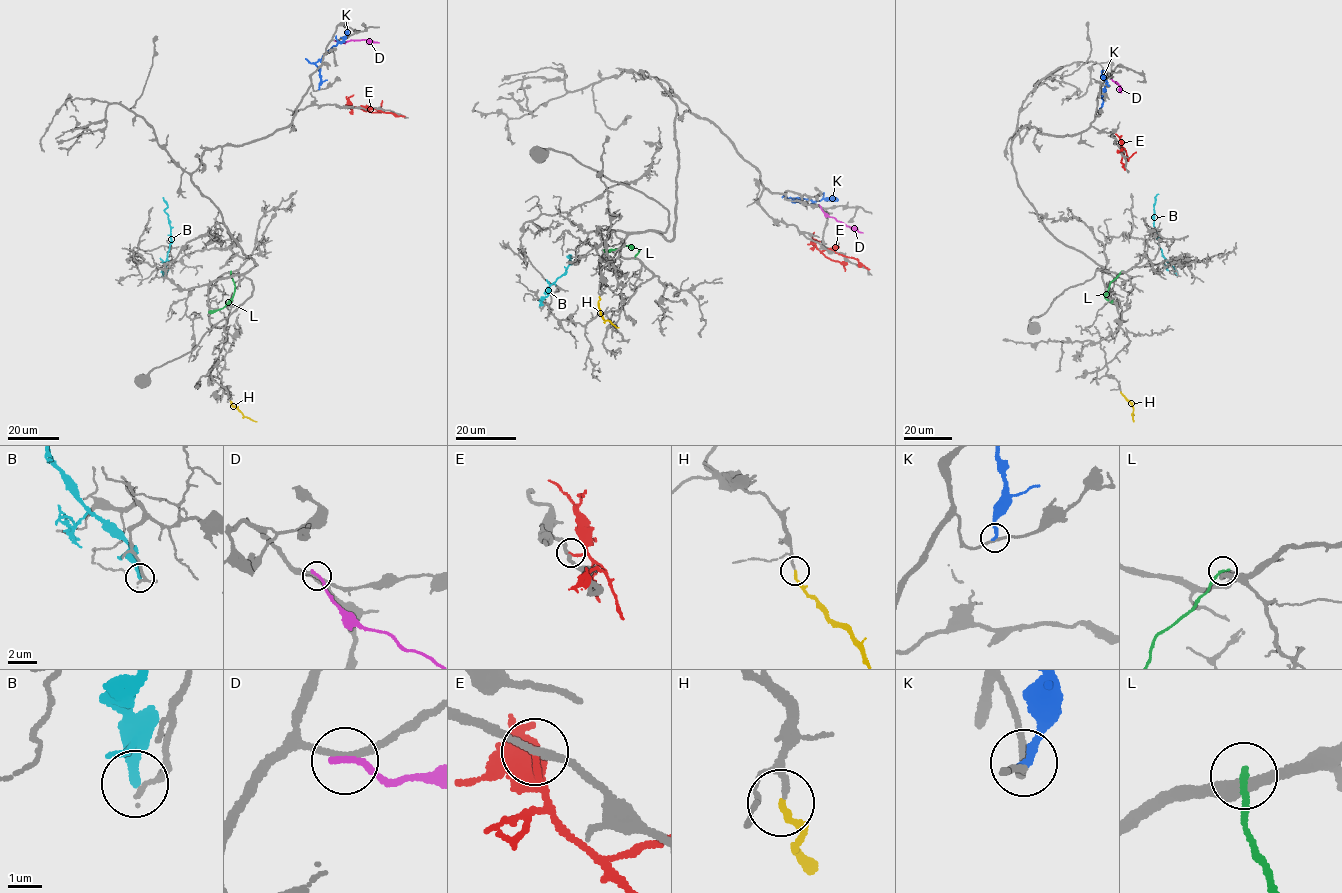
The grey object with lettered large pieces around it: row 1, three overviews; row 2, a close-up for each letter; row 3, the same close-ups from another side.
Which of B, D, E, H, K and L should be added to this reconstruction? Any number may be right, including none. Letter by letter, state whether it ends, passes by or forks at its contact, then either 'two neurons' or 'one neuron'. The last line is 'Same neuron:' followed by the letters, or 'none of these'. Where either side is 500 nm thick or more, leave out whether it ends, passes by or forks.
B: it ends; two neurons
D: it ends; two neurons
E: it ends; two neurons
H: it ends; one neuron
K: it ends; two neurons
L: it ends; two neurons
Same neuron: H

